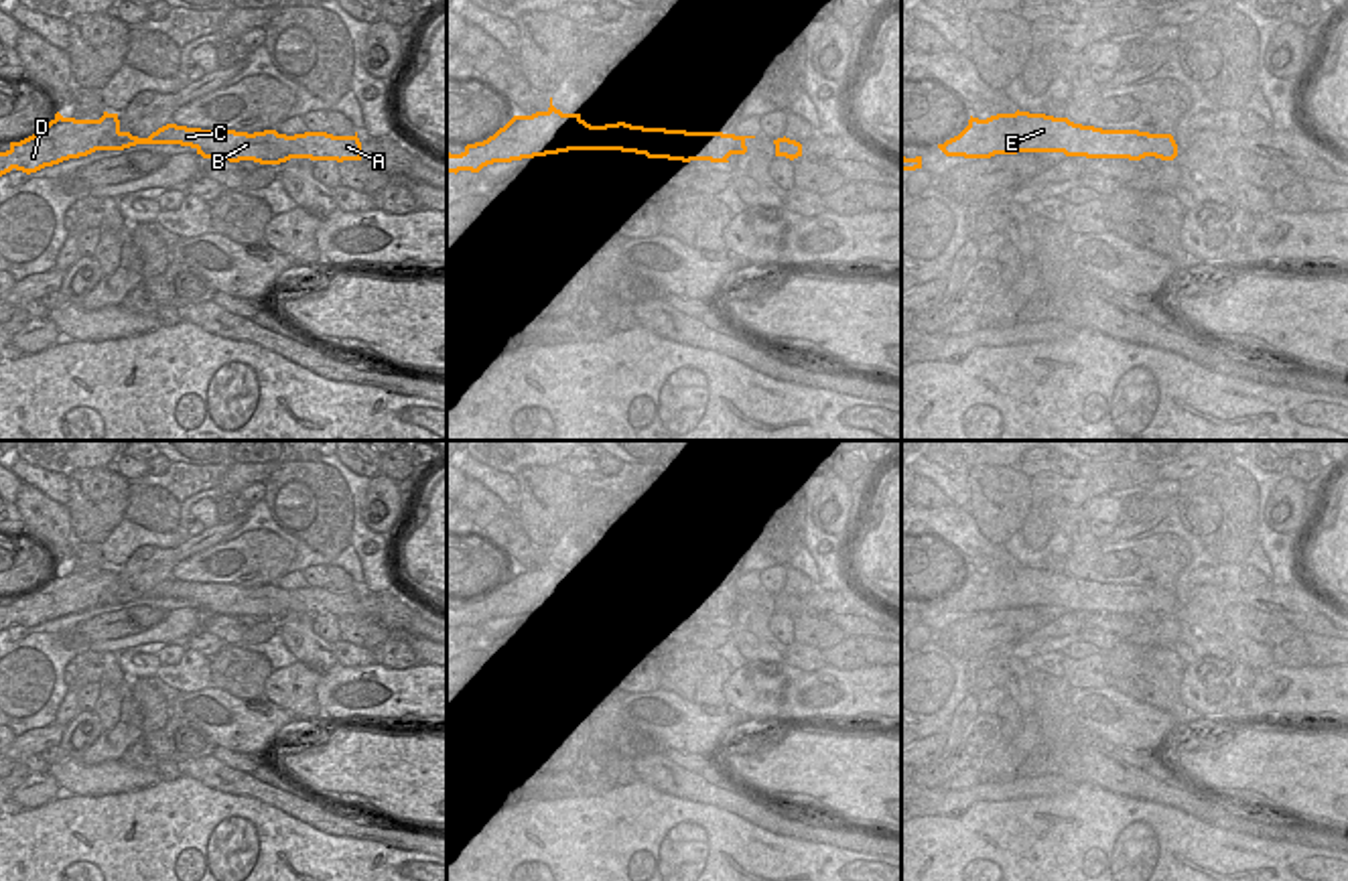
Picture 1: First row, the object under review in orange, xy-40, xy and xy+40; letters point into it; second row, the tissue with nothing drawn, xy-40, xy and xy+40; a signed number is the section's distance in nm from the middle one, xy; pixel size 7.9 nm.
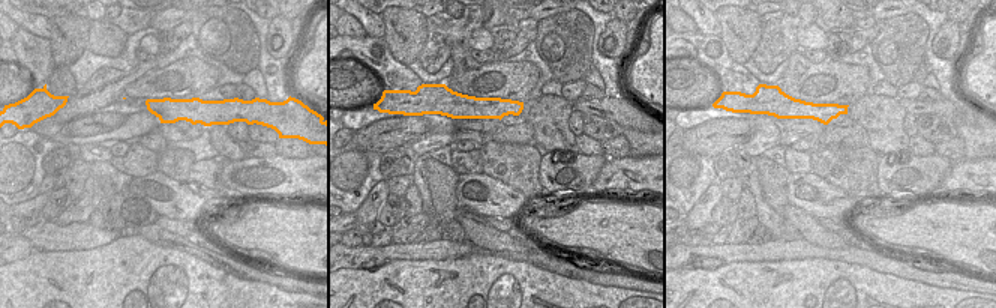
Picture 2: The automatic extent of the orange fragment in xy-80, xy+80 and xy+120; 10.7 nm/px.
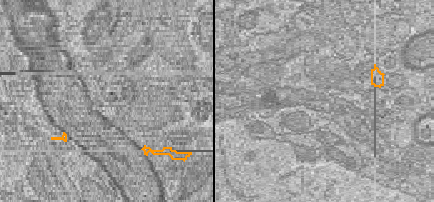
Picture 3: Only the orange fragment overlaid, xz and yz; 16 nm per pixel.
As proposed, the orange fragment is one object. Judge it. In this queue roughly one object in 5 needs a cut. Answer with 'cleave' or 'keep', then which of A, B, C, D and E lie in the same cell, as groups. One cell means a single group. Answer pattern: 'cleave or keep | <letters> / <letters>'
keep | A B C D E

